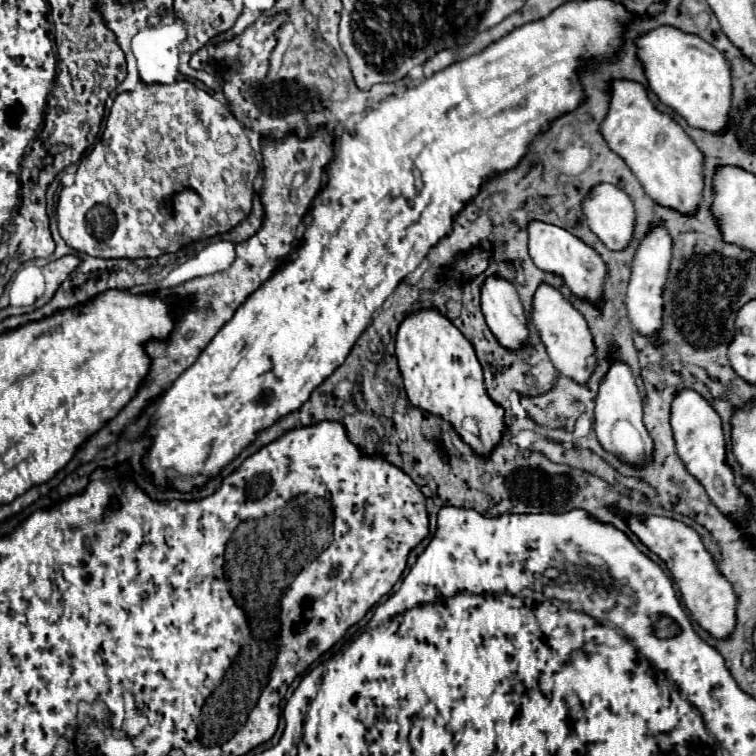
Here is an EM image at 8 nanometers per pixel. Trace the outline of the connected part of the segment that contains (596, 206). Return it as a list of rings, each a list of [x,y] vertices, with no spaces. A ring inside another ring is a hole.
[[[597,184],[581,202],[591,232],[609,248],[621,250],[633,234],[633,202],[613,184]]]

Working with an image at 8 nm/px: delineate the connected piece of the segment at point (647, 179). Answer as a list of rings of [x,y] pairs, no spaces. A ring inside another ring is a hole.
[[[613,80],[609,84],[611,100],[609,112],[601,122],[601,134],[607,146],[625,160],[643,190],[661,206],[677,208],[677,212],[691,216],[697,212],[703,192],[701,152],[683,128],[667,114],[653,108],[645,88],[633,80]]]

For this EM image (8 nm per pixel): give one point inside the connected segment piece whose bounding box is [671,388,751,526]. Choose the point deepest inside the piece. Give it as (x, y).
(699, 440)

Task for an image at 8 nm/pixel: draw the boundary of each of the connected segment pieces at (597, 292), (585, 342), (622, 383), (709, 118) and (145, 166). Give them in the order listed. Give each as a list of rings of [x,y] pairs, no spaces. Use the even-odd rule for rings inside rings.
[[[531,220],[527,226],[527,232],[529,232],[529,256],[535,262],[535,266],[561,276],[575,296],[597,304],[601,298],[603,278],[607,270],[601,256],[591,246],[587,246],[583,240],[579,240],[577,236],[573,236],[571,232],[555,224]]]
[[[539,284],[539,288],[533,294],[533,312],[531,312],[531,322],[535,324],[541,342],[545,344],[545,350],[549,354],[549,360],[553,366],[567,378],[573,378],[575,382],[585,382],[591,372],[595,370],[595,356],[593,356],[593,336],[589,332],[589,326],[585,318],[579,314],[579,310],[573,308],[569,300],[563,298],[563,294],[553,288],[551,284]]]
[[[611,344],[607,350],[607,362],[609,370],[603,376],[599,390],[597,390],[597,406],[595,406],[595,434],[601,442],[601,446],[621,456],[621,460],[629,464],[645,464],[649,460],[649,452],[653,452],[653,440],[649,432],[643,426],[643,398],[635,384],[635,376],[623,360],[617,358],[617,346]]]
[[[659,26],[637,38],[637,58],[643,64],[649,88],[657,94],[657,98],[665,106],[673,108],[693,128],[725,132],[725,128],[729,126],[729,110],[731,110],[731,70],[727,60],[717,48],[713,48],[695,34],[687,34],[673,26]]]
[[[181,80],[181,82],[173,82],[173,84],[139,84],[135,90],[131,92],[123,92],[115,98],[111,114],[105,122],[105,130],[99,138],[99,142],[93,146],[93,150],[81,160],[79,170],[75,174],[75,182],[71,186],[65,186],[59,194],[59,204],[57,204],[57,226],[59,226],[59,234],[61,238],[67,242],[67,246],[71,246],[77,252],[85,252],[89,256],[97,256],[97,258],[157,258],[161,254],[169,254],[169,252],[177,252],[185,246],[189,246],[191,242],[199,242],[199,240],[207,240],[215,234],[223,234],[227,230],[231,230],[233,226],[237,226],[239,222],[243,222],[249,212],[251,212],[251,202],[253,202],[253,182],[259,174],[259,162],[255,158],[255,152],[251,148],[249,136],[245,126],[233,116],[231,108],[227,104],[217,102],[209,92],[205,92],[203,88],[197,88],[195,84]],[[183,190],[193,190],[199,194],[199,198],[203,200],[203,208],[199,214],[193,216],[179,216],[173,208],[173,196],[183,192]]]

